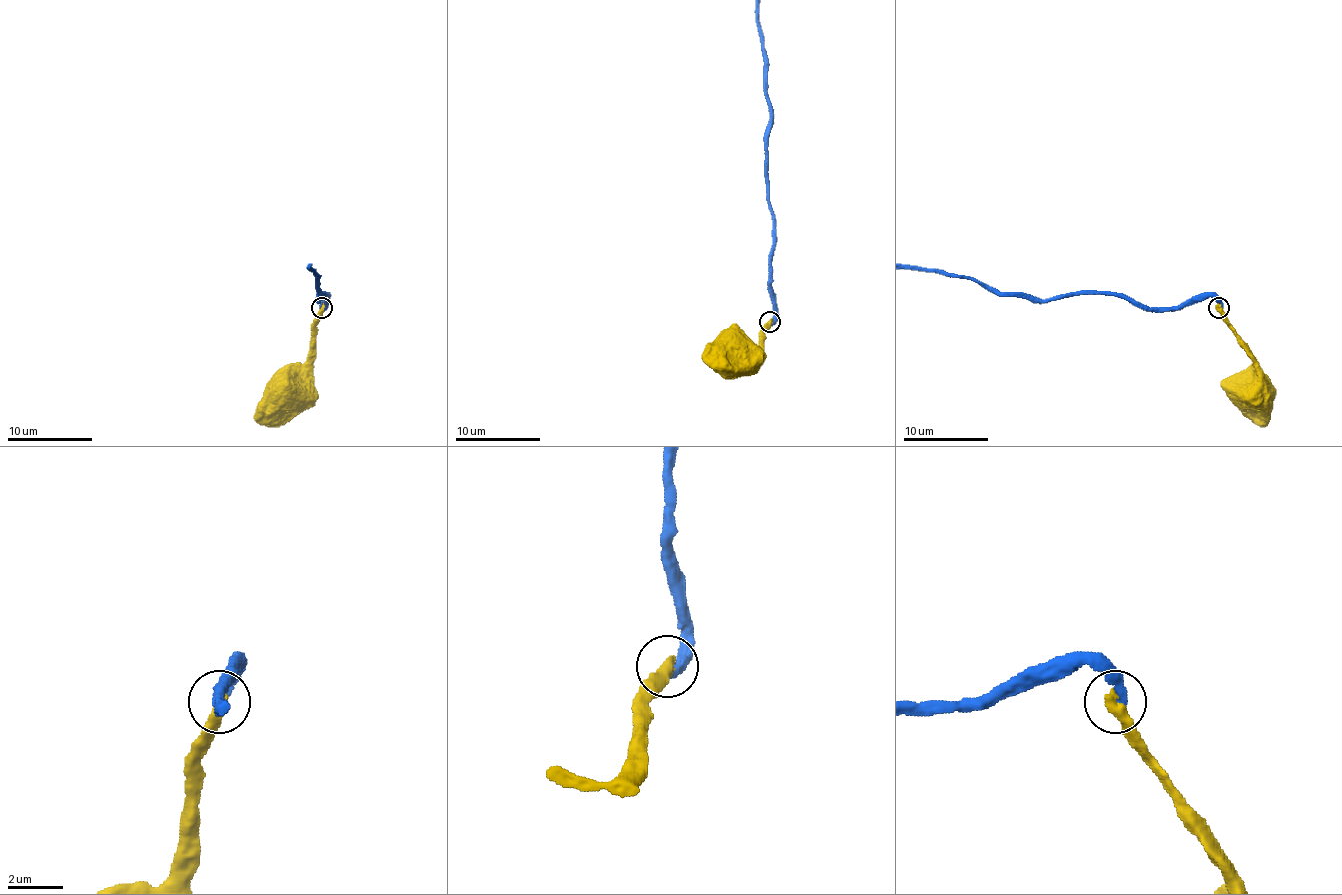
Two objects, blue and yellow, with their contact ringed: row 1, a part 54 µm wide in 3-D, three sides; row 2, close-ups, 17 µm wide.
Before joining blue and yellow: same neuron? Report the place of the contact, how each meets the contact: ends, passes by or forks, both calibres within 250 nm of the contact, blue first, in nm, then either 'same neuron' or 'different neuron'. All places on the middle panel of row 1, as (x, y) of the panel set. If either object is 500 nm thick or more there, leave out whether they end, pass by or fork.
at (770, 322); blue ends there; yellow ends there; 280 nm thick on the blue side, 460 nm on the other; same neuron

